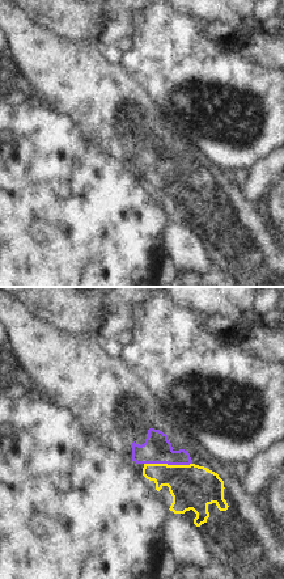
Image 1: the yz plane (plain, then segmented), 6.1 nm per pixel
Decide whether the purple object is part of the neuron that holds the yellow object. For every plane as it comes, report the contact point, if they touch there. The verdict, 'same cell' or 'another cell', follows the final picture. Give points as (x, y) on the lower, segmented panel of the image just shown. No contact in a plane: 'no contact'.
meets yellow at (166, 464)

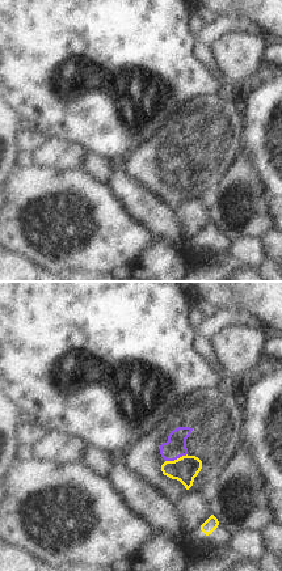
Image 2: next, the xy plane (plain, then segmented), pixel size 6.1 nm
meets yellow at (177, 459)

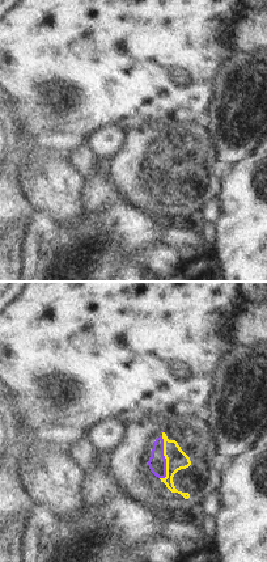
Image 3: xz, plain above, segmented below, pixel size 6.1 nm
meets yellow at (165, 457)

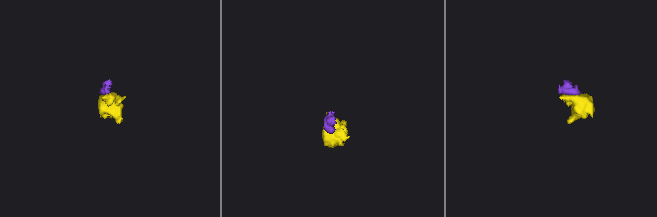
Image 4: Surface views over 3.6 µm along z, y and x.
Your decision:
another cell

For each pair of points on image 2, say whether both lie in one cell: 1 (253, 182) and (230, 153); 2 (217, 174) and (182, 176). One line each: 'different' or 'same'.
1: same
2: same

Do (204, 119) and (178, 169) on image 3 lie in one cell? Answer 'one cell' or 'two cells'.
one cell

